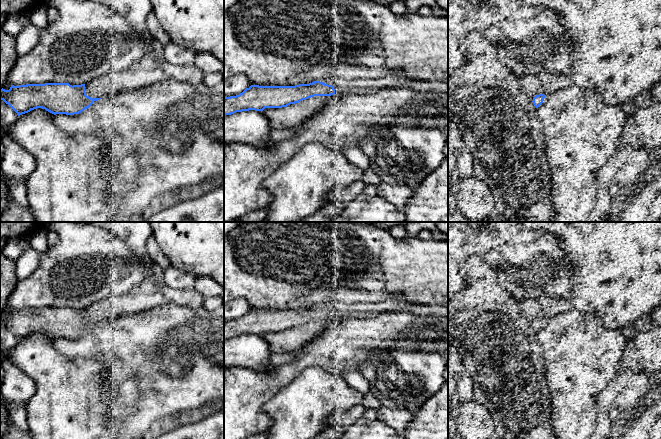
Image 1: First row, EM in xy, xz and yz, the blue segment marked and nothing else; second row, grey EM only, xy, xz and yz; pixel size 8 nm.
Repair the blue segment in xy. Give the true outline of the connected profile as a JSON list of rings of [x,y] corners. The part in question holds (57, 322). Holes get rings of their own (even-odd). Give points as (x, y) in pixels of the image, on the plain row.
[[[45,307],[45,308],[26,308],[14,310],[9,314],[0,314],[0,324],[8,328],[18,340],[28,337],[31,334],[42,332],[46,335],[56,338],[74,339],[79,338],[89,332],[94,325],[101,322],[91,322],[86,319],[85,308],[70,309],[69,307]]]

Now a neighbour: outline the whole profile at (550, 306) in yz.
[[[544,296],[537,302],[545,320],[572,309],[566,298]]]

